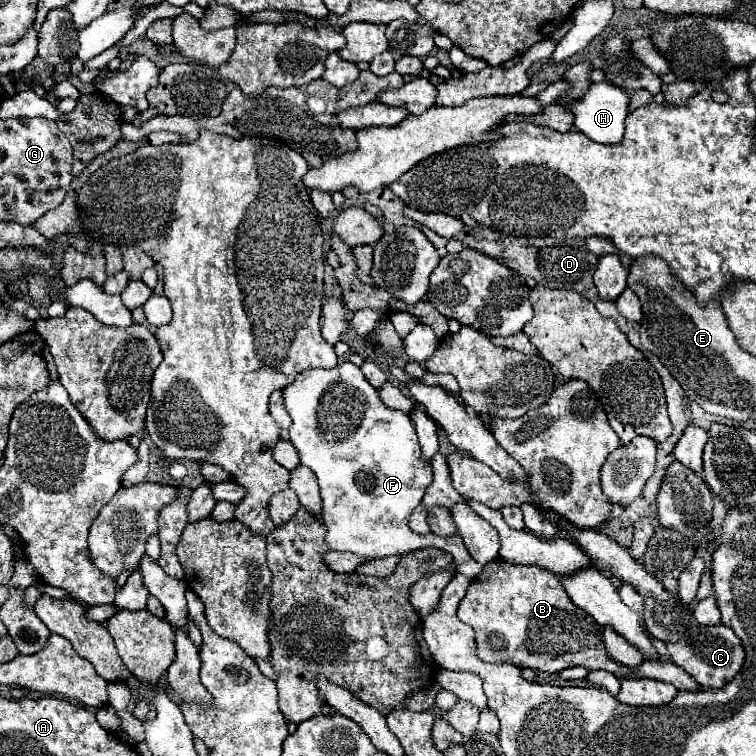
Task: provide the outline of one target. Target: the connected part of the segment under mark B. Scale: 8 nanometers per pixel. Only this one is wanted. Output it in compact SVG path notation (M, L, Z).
M494 559L488 565L484 565L480 577L470 583L466 597L460 601L458 619L474 629L478 659L488 661L488 663L512 663L520 669L530 667L532 671L546 671L546 673L558 673L562 669L578 665L578 667L588 667L588 669L604 669L604 671L614 673L616 677L648 677L656 681L666 681L666 683L672 683L678 691L702 689L694 681L694 677L686 675L684 669L674 665L672 661L644 661L638 669L630 669L630 667L622 667L614 663L606 655L602 629L596 625L596 621L584 609L574 607L574 603L564 591L562 581L554 573L536 565L510 565L502 559Z

